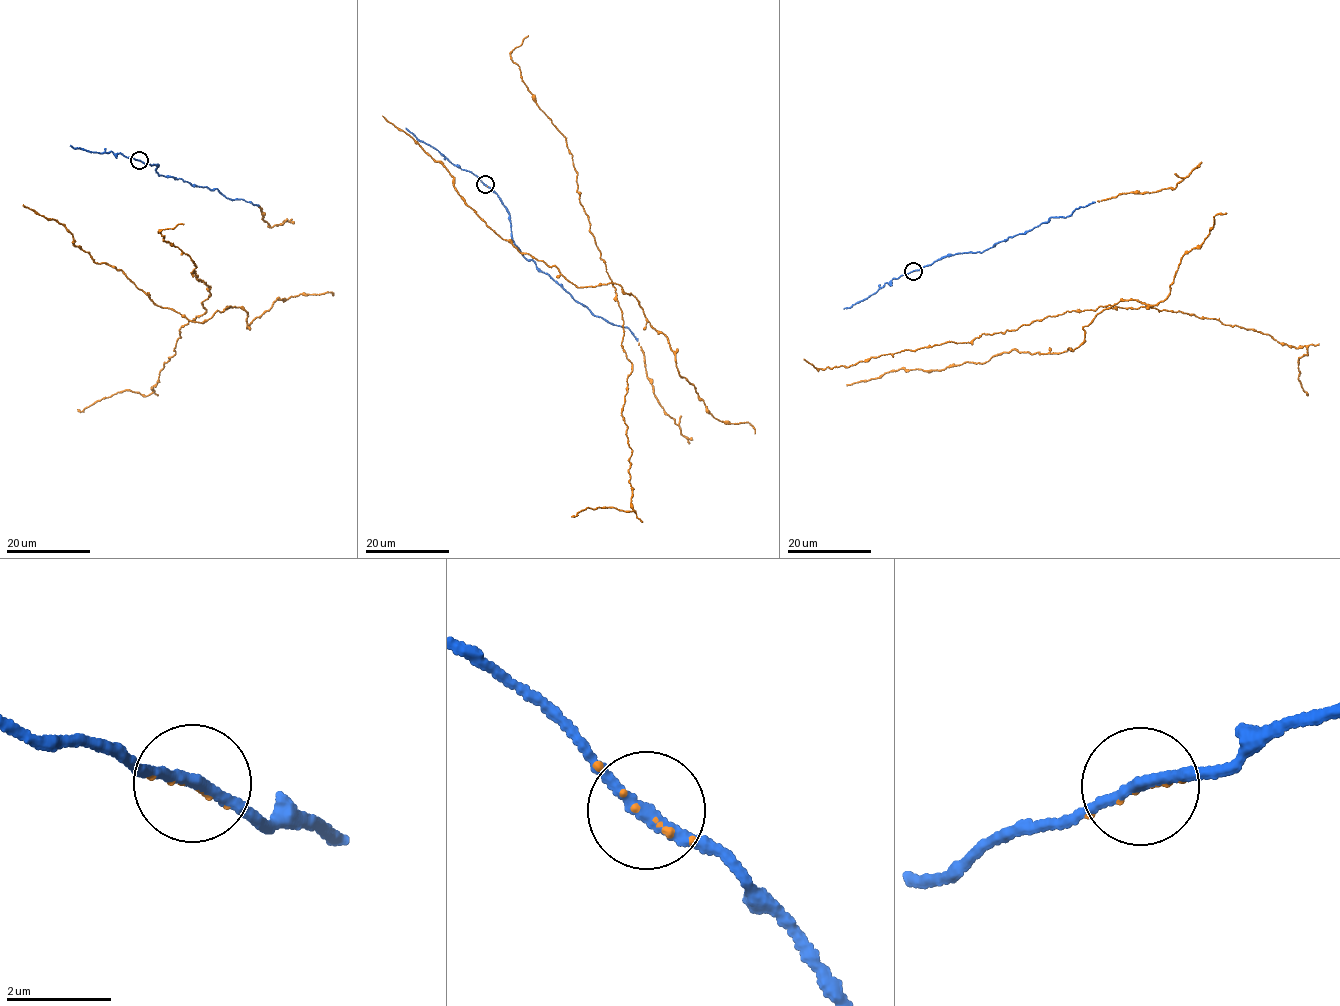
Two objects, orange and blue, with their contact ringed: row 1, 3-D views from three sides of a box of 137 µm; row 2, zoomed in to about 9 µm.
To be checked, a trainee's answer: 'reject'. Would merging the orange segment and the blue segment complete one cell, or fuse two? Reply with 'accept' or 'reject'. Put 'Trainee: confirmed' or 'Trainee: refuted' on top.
Trainee: refuted
accept

